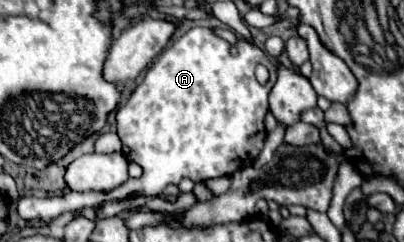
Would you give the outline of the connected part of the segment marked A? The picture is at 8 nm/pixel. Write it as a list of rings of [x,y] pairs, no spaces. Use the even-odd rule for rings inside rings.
[[[195,27],[187,31],[181,39],[169,45],[149,67],[143,83],[131,93],[127,103],[123,103],[117,111],[117,135],[123,143],[123,153],[127,159],[139,163],[143,167],[143,177],[129,179],[121,187],[111,193],[67,193],[65,197],[23,197],[17,205],[17,211],[23,219],[41,219],[49,223],[65,211],[81,209],[89,205],[99,205],[103,201],[117,201],[127,197],[131,191],[139,191],[145,195],[159,195],[169,183],[179,183],[183,177],[191,181],[209,181],[223,175],[233,175],[237,169],[247,167],[255,161],[265,143],[265,125],[263,119],[269,111],[269,91],[277,81],[277,63],[267,57],[257,45],[247,43],[245,39],[237,39],[237,51],[231,51],[231,45],[219,37],[215,37],[207,27]],[[263,63],[271,79],[263,87],[255,79],[255,67]]]

